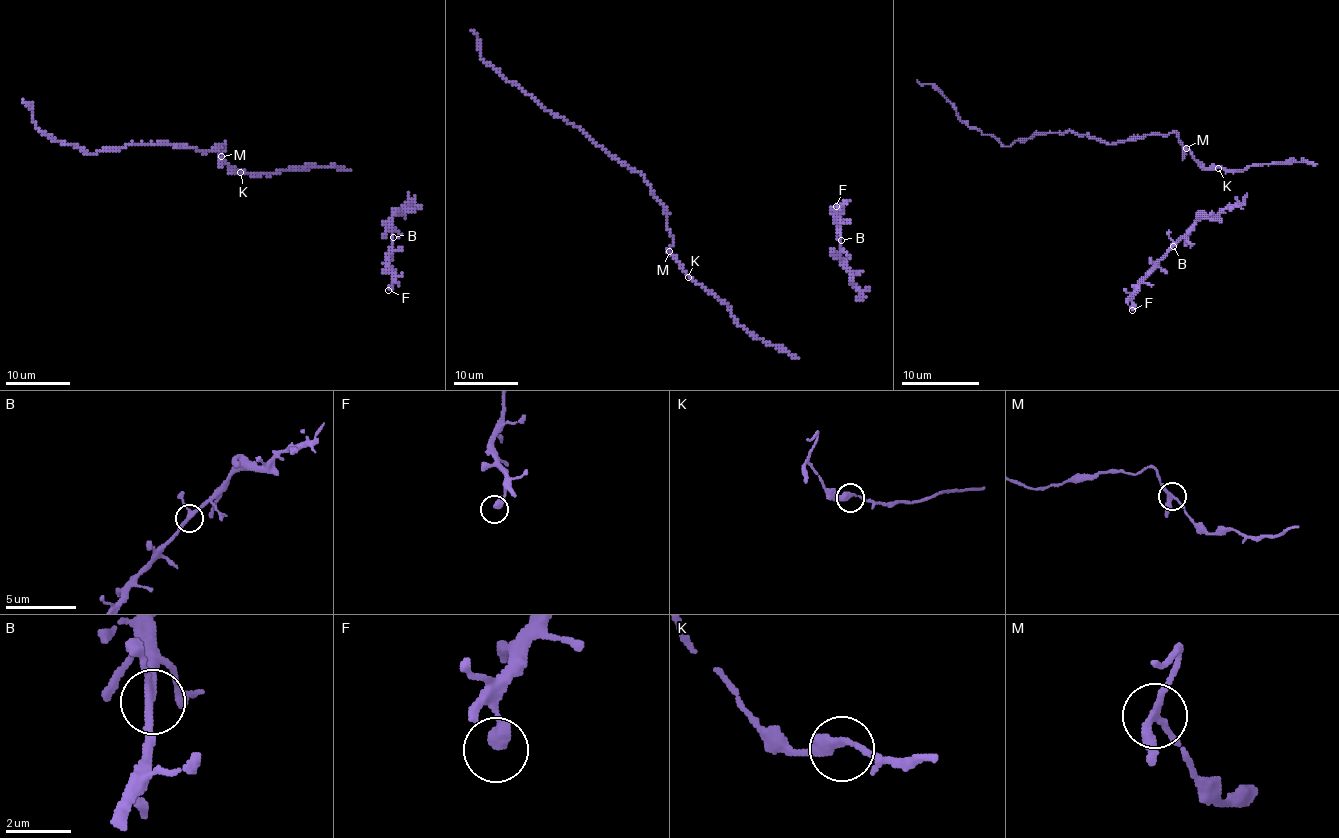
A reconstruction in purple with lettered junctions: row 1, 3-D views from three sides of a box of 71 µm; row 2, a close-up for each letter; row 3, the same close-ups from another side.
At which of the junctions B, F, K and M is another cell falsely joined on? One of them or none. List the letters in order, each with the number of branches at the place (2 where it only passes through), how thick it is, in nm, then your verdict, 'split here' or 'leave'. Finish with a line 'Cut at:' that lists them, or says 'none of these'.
B: 3 | 240 nm | leave
F: 1 | 440 nm | leave
K: 2 | 320 nm | leave
M: 3 | 240 nm | leave
Cut at: none of these

